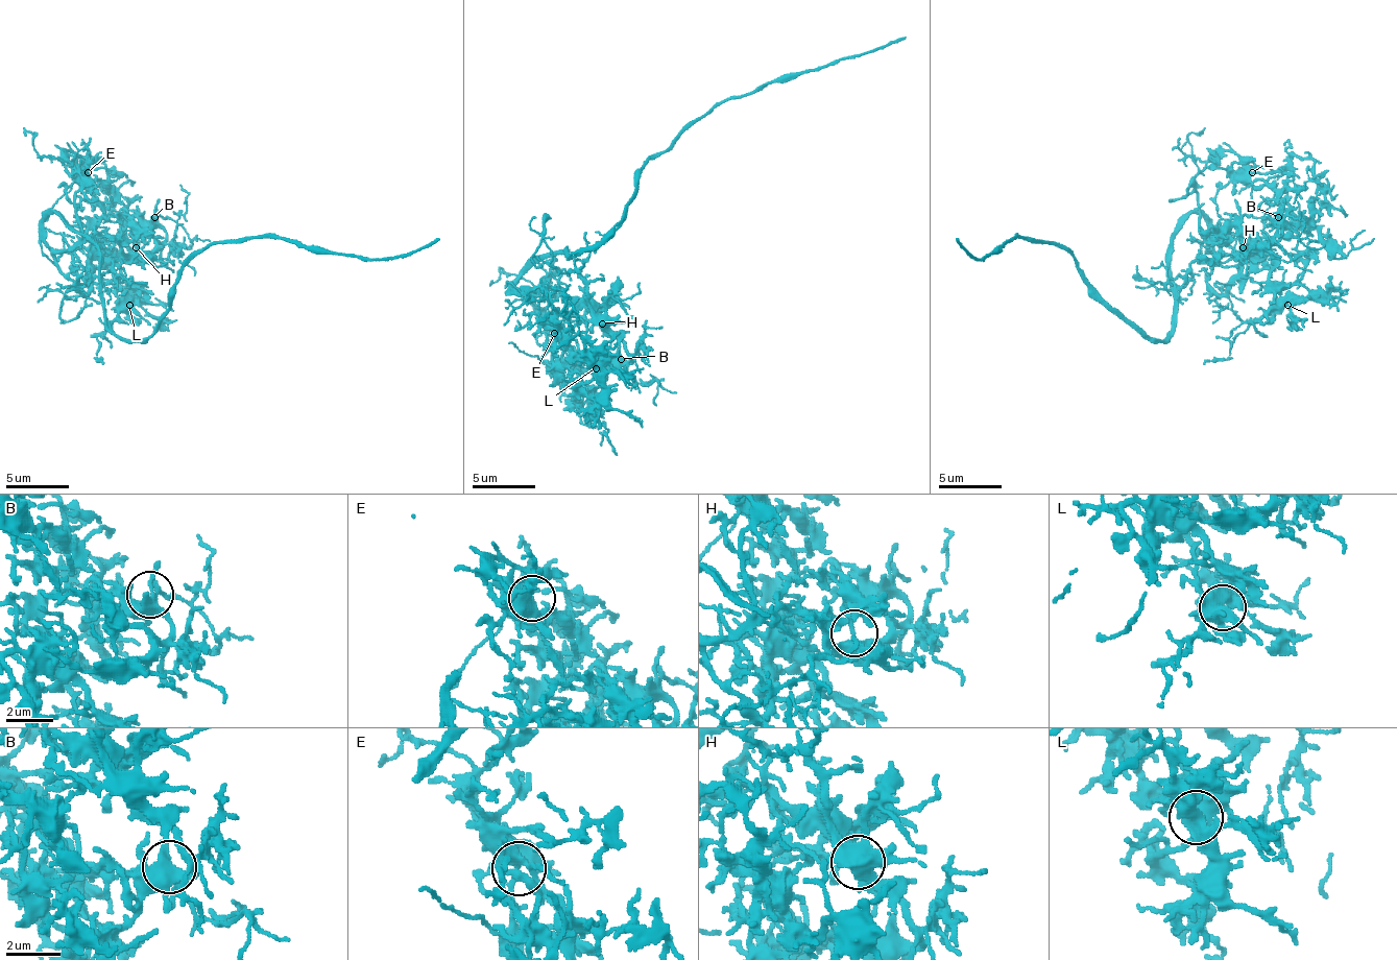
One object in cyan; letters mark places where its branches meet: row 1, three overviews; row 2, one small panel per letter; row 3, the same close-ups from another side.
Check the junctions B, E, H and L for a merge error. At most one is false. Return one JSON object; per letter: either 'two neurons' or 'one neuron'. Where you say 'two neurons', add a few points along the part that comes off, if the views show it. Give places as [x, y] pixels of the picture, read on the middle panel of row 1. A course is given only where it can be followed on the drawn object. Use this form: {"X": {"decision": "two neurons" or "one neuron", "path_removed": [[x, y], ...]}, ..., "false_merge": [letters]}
{"B": {"decision": "one neuron"}, "E": {"decision": "one neuron"}, "H": {"decision": "one neuron"}, "L": {"decision": "one neuron"}, "false_merge": []}

